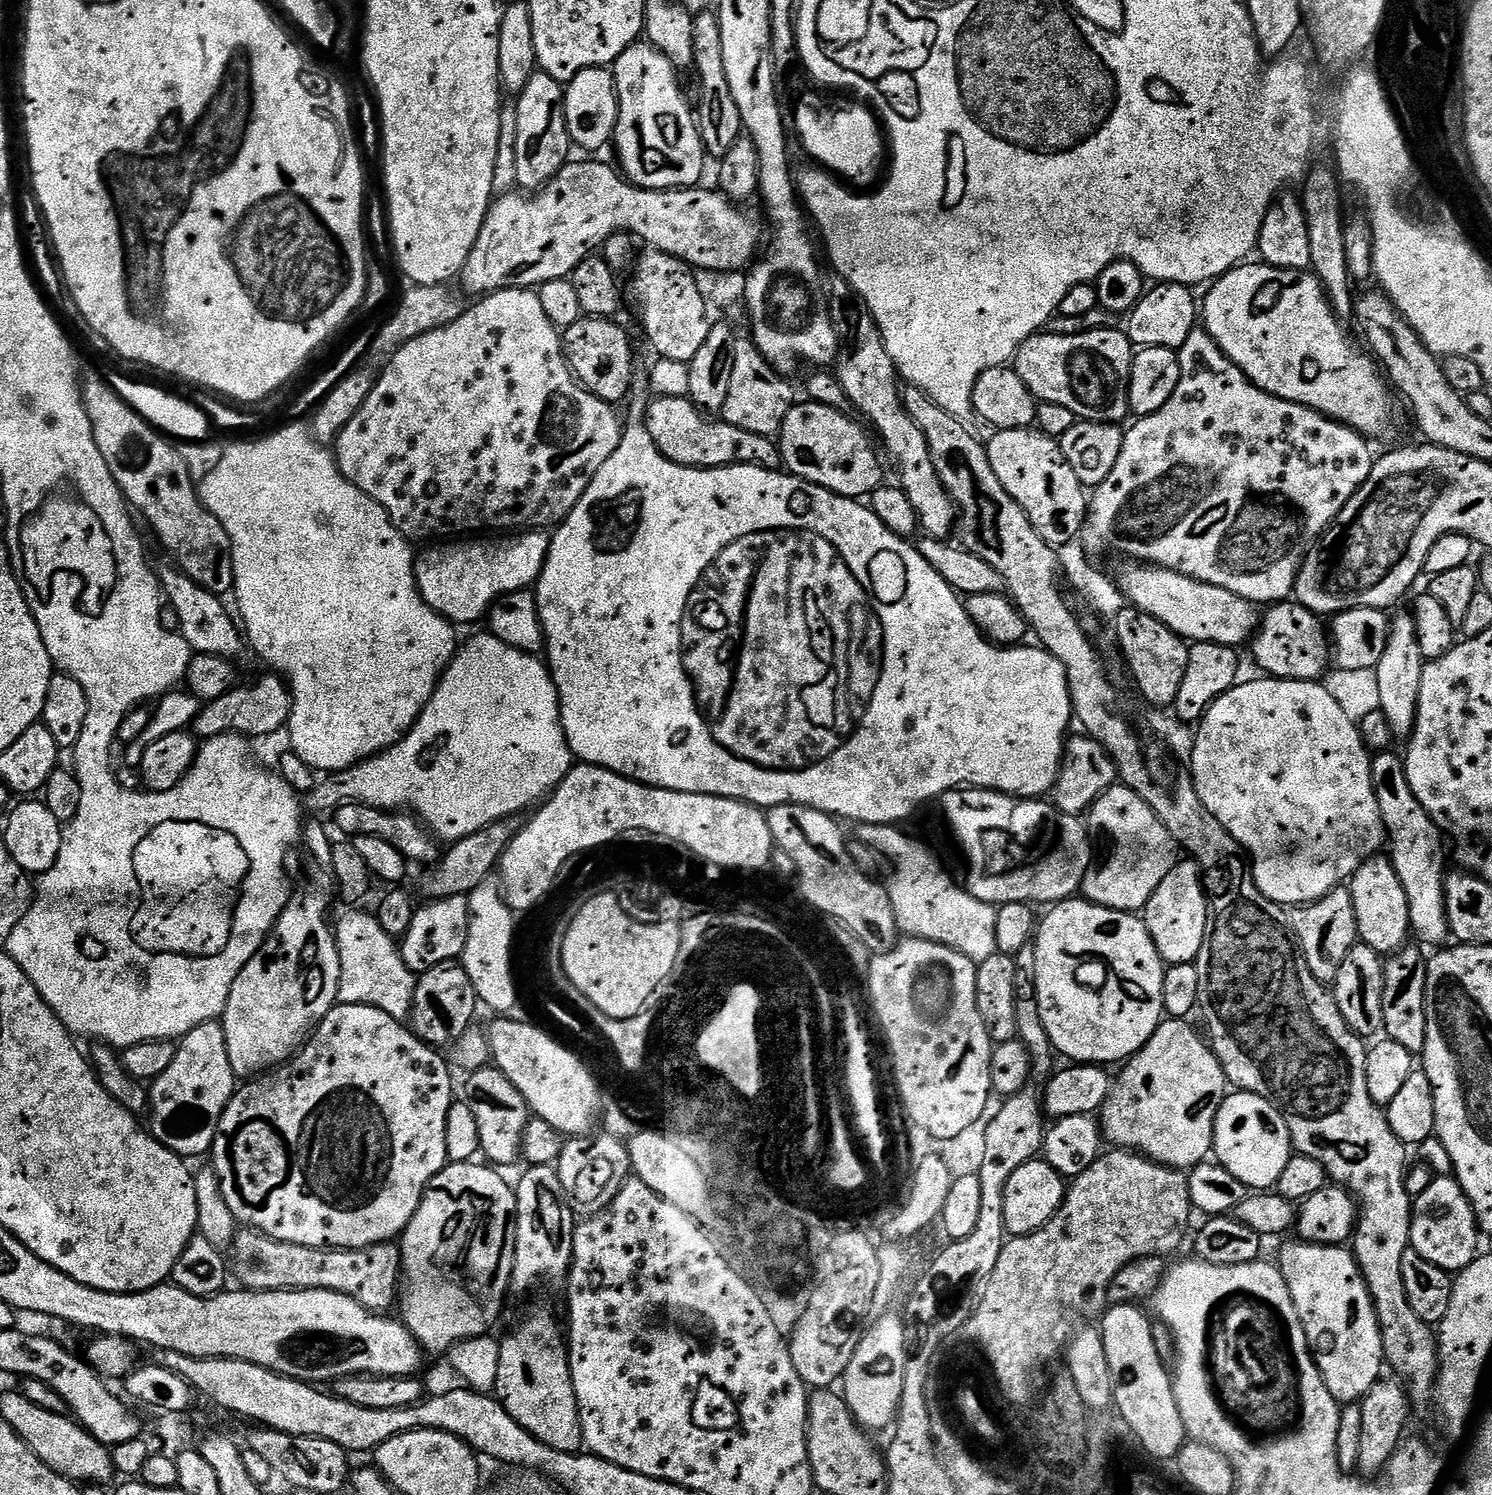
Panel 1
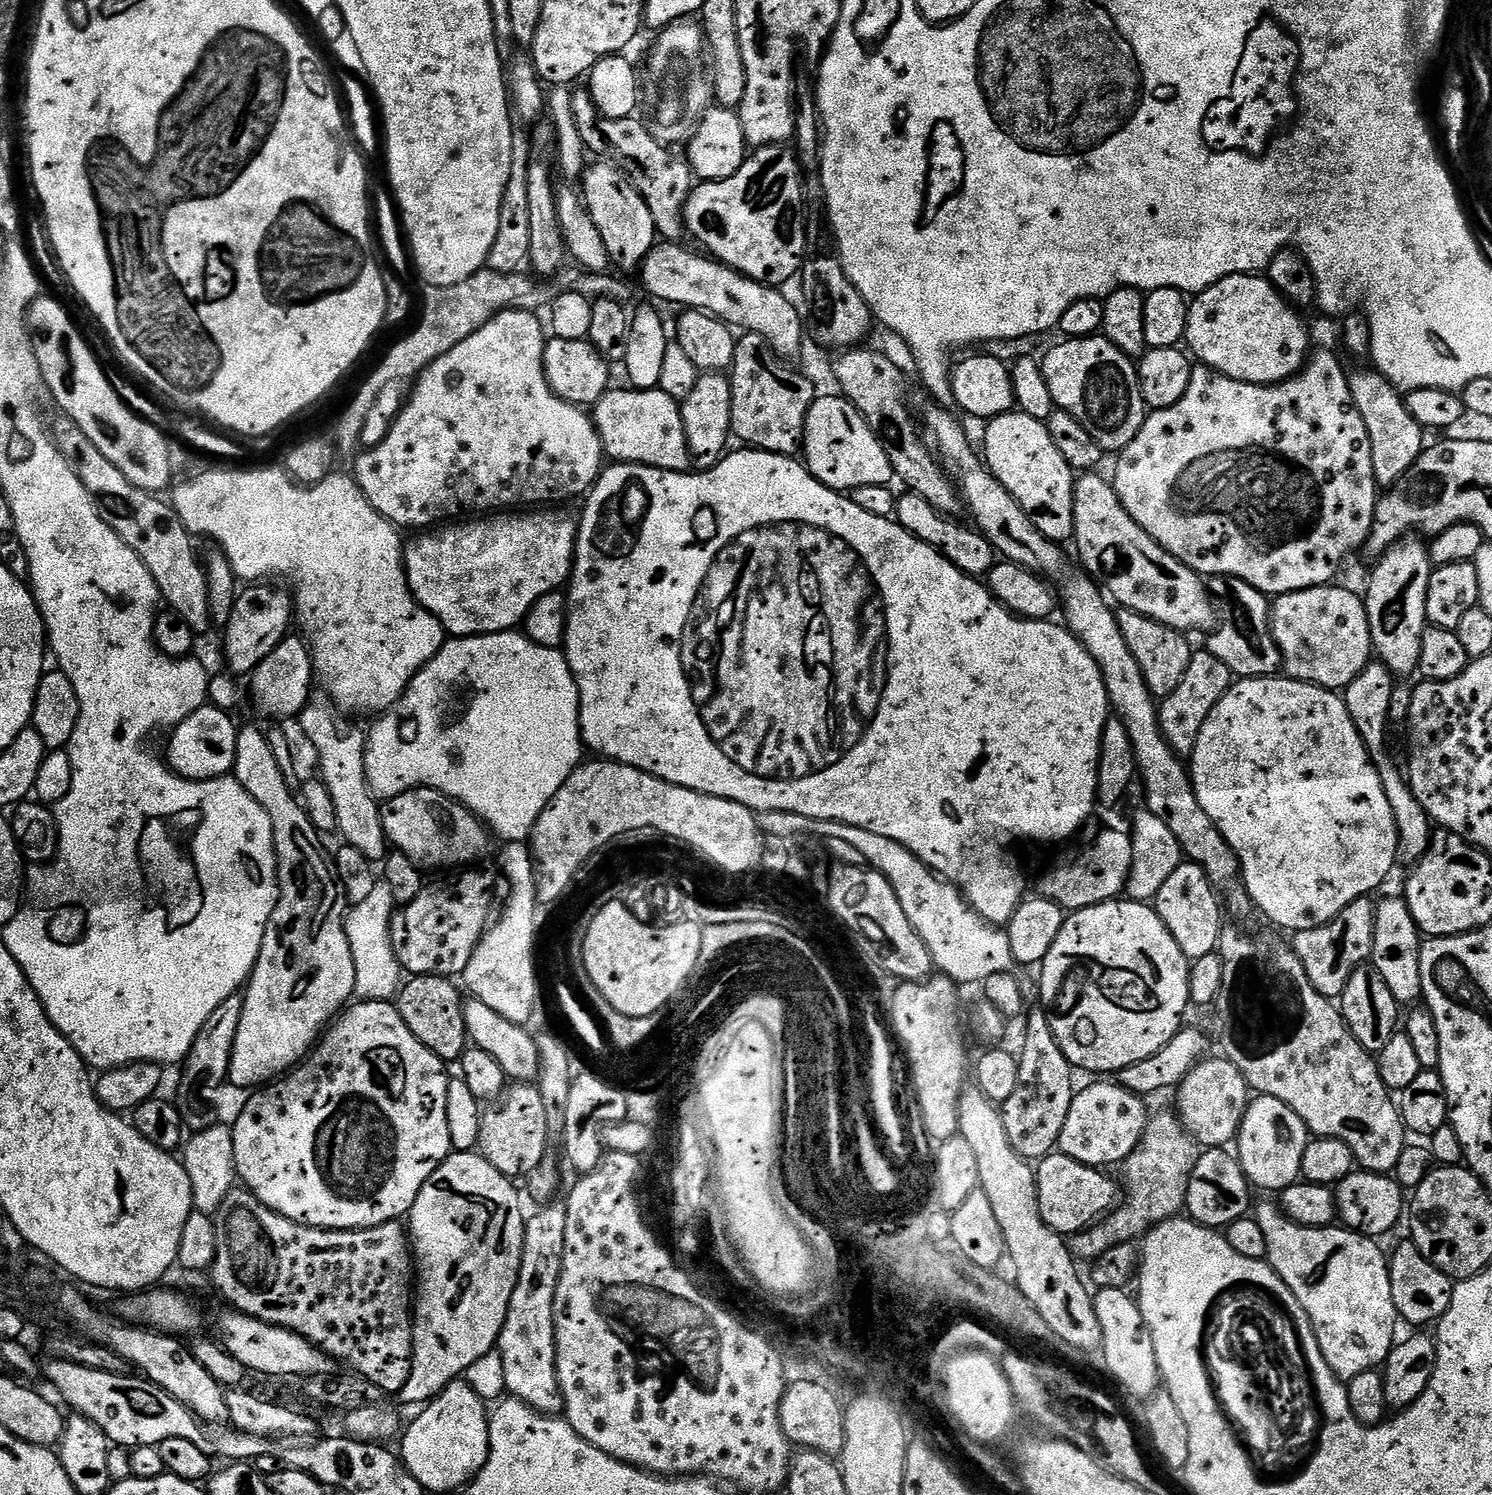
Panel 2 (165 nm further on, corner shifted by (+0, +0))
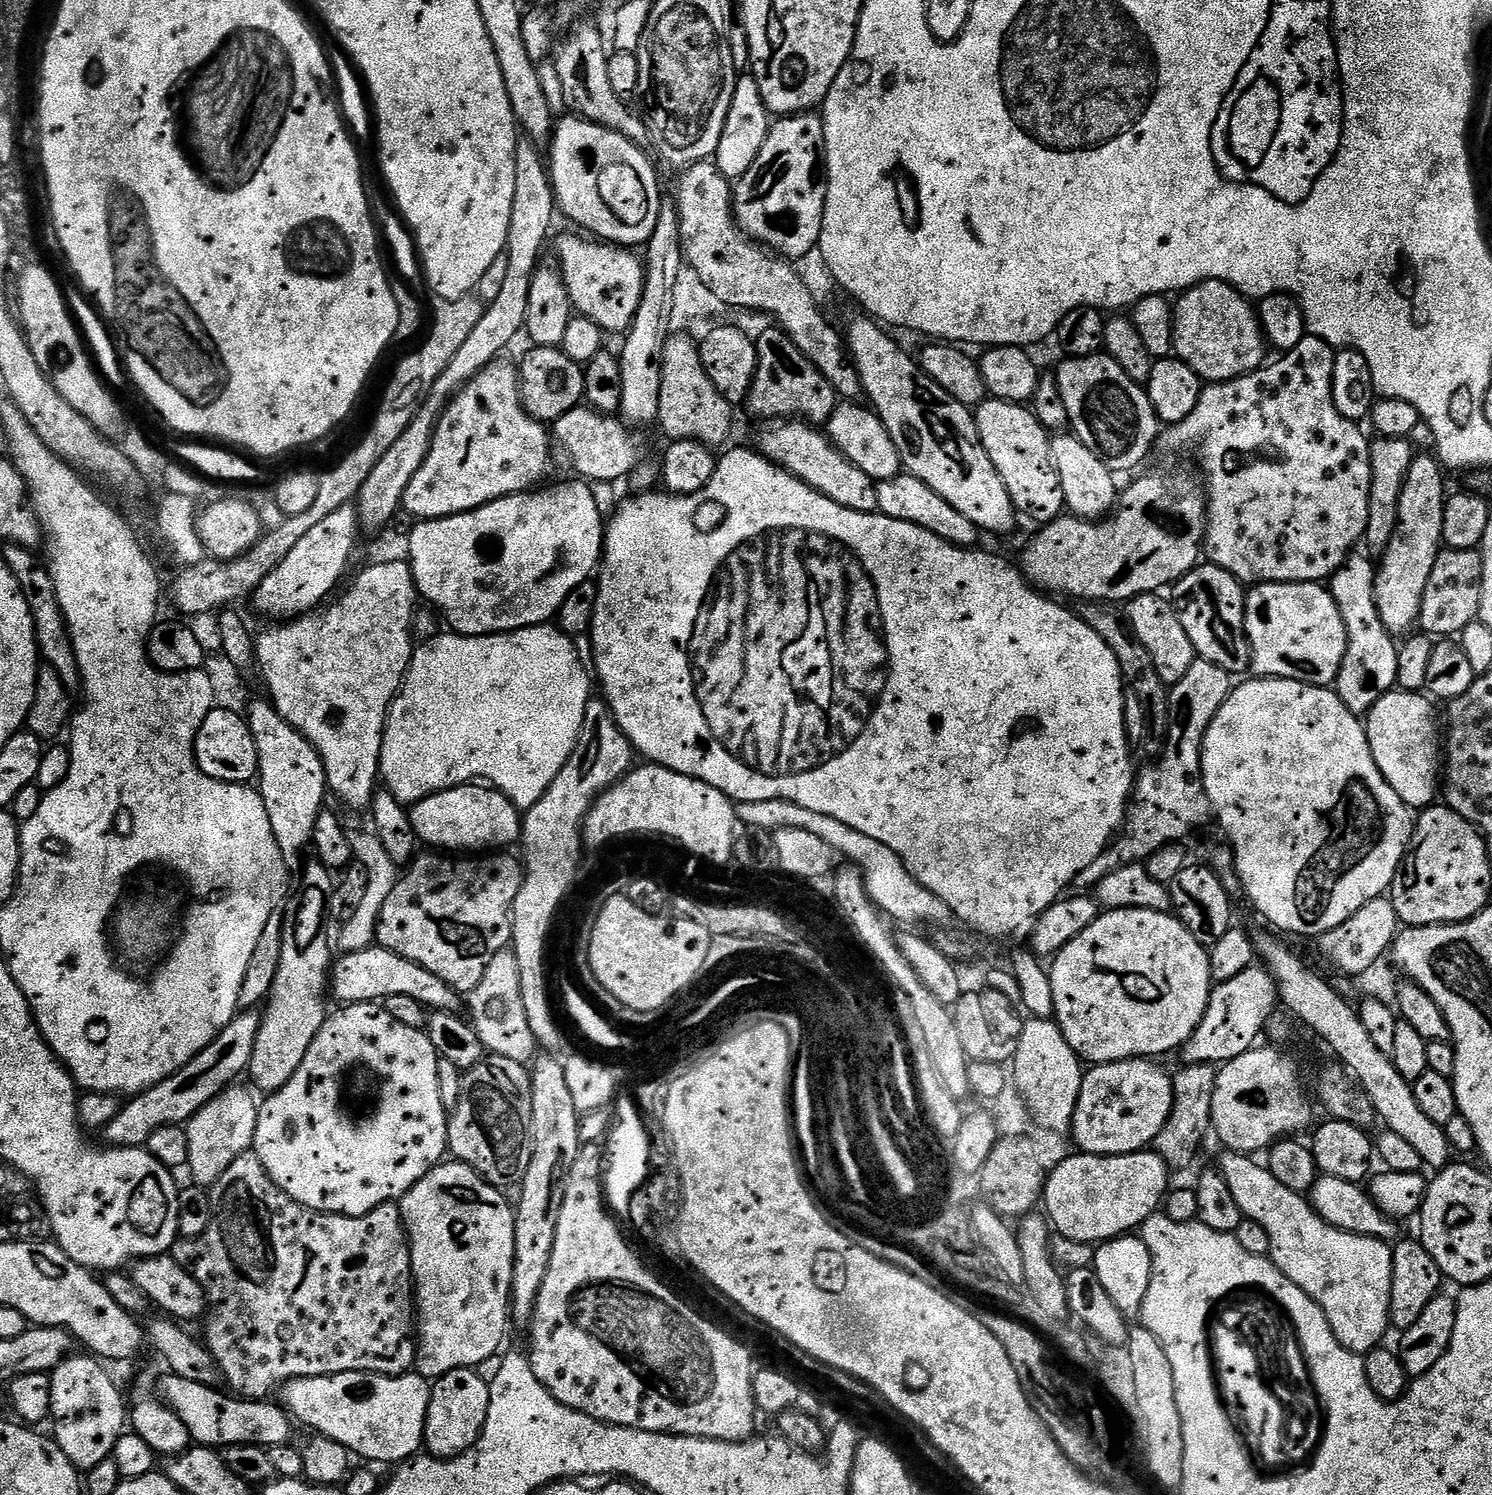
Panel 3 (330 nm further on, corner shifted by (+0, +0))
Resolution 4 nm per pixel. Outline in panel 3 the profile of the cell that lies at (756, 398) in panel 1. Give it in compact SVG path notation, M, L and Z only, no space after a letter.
M771 326L756 341L756 373L748 391L746 408L749 408L760 422L783 422L793 418L803 418L813 426L827 425L838 397L834 386L822 378L822 374L794 346L794 342L783 328Z

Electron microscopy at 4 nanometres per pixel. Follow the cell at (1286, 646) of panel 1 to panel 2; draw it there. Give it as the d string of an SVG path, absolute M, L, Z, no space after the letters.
M1236 576L1211 577L1206 587L1218 617L1211 629L1212 637L1206 644L1206 651L1214 654L1218 662L1226 662L1233 677L1250 680L1275 677L1281 671L1282 661L1272 637L1269 597Z

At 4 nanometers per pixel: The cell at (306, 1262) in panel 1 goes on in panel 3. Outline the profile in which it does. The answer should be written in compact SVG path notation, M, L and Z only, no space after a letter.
M249 1150L231 1162L210 1188L212 1217L210 1226L193 1240L177 1239L171 1256L200 1283L204 1299L210 1305L208 1325L204 1328L203 1339L210 1354L220 1367L223 1383L235 1395L245 1400L267 1401L276 1387L287 1385L290 1380L333 1376L347 1372L373 1372L383 1376L402 1376L413 1371L418 1343L418 1317L414 1311L414 1281L412 1278L412 1250L408 1242L405 1221L400 1219L400 1205L393 1202L378 1206L365 1216L339 1216L336 1212L315 1212L290 1198L266 1174L266 1166Z

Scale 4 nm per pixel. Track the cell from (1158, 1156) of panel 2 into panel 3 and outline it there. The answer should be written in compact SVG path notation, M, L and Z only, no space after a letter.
M1189 1064L1181 1067L1180 1073L1172 1076L1174 1102L1166 1126L1156 1135L1154 1150L1173 1169L1188 1168L1192 1159L1204 1144L1204 1135L1209 1135L1212 1107L1214 1106L1214 1086L1216 1085L1215 1064Z

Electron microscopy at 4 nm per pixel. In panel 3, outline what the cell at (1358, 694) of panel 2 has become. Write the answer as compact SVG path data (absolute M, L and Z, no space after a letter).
M1353 554L1340 567L1333 576L1330 577L1330 591L1334 602L1340 607L1342 618L1346 622L1346 634L1348 635L1348 649L1346 658L1340 667L1340 673L1334 685L1334 691L1346 707L1355 716L1367 717L1368 712L1378 703L1386 693L1393 691L1397 687L1398 678L1398 644L1393 633L1389 632L1387 626L1382 622L1382 618L1376 609L1376 573L1373 561L1367 555Z

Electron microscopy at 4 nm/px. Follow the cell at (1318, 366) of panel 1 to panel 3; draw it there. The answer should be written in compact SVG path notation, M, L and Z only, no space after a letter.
M1222 280L1196 284L1175 301L1172 347L1178 359L1189 364L1204 382L1236 380L1265 363L1266 341L1257 309Z

